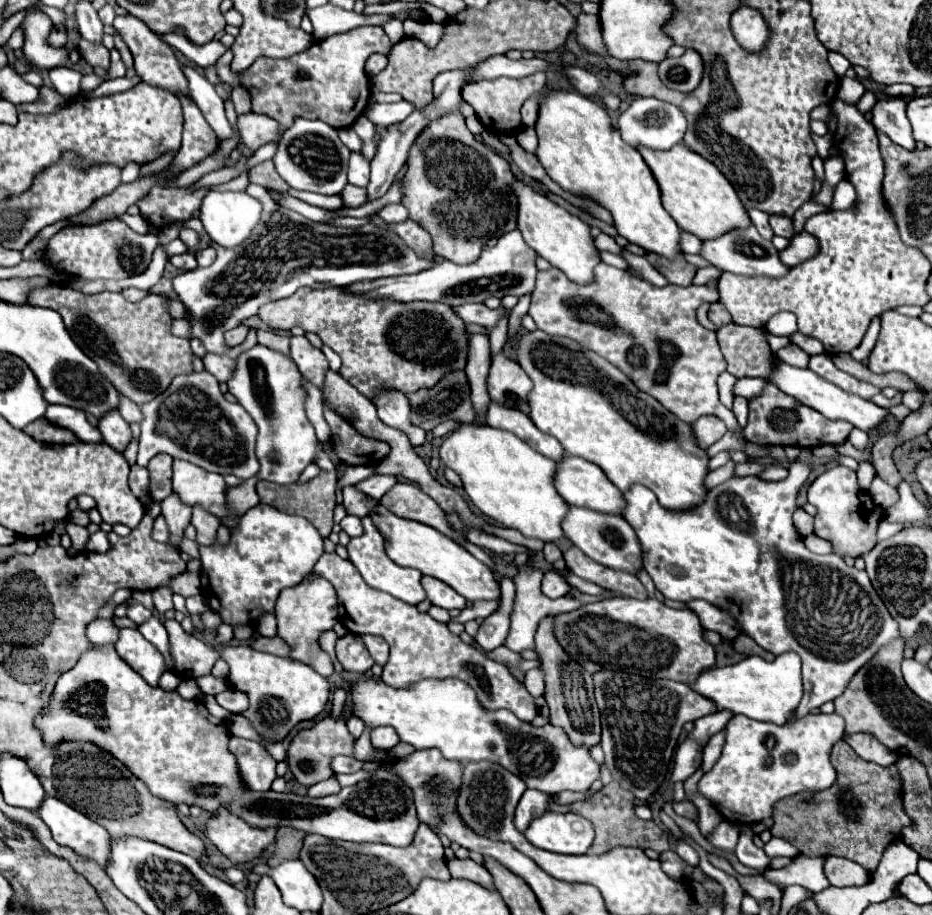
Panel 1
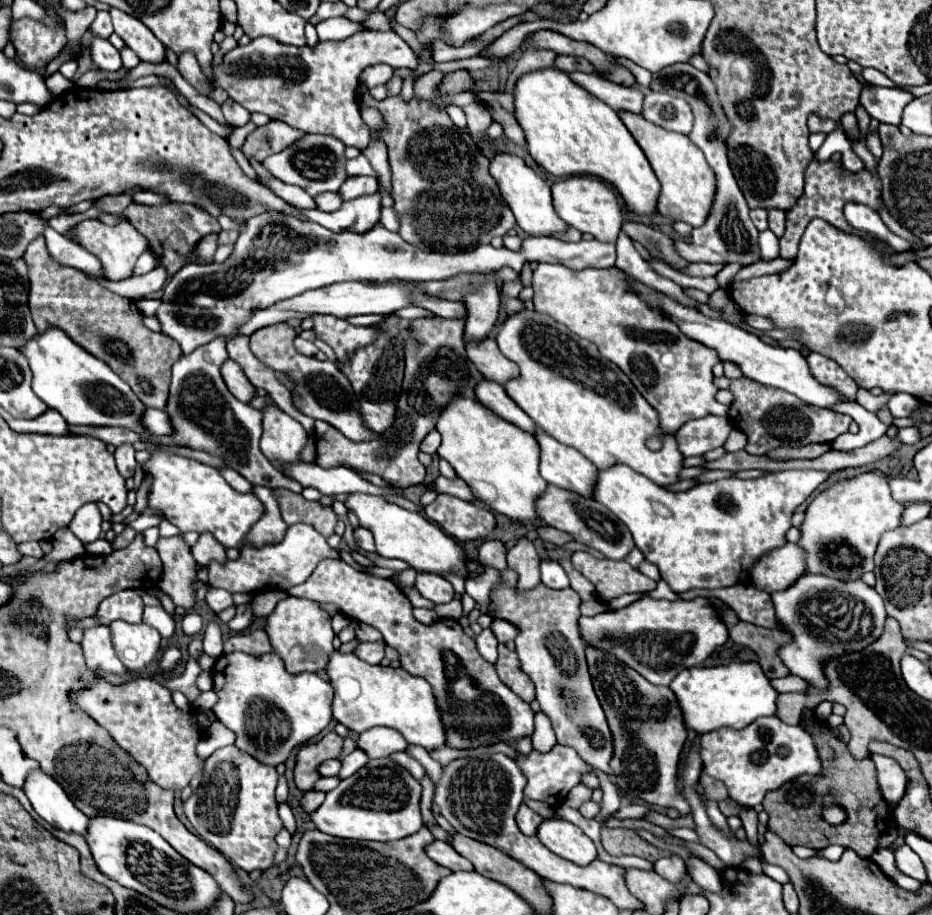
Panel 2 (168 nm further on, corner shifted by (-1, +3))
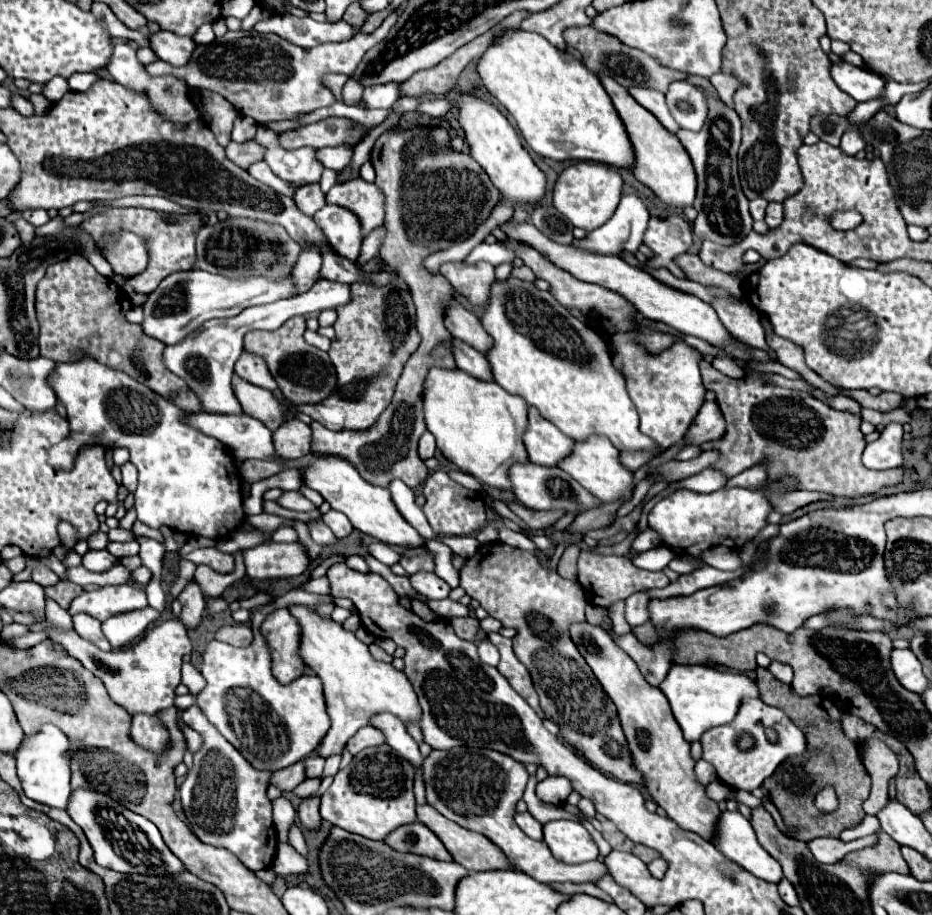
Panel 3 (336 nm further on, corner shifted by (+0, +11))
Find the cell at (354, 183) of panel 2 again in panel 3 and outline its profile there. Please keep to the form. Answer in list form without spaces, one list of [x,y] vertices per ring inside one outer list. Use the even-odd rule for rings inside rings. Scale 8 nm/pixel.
[[[361,177],[333,185],[327,193],[327,203],[351,209],[361,219],[365,235],[383,223],[383,191]]]

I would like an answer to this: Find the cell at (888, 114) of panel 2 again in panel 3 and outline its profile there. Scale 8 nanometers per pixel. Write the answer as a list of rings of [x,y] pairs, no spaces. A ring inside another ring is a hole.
[[[841,61],[831,67],[831,75],[835,83],[845,93],[849,93],[855,101],[871,101],[871,99],[883,97],[885,79],[871,71],[865,71],[865,69],[859,69]]]

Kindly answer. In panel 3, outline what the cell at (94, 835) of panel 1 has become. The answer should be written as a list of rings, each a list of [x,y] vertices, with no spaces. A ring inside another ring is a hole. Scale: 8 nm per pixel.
[[[43,725],[35,737],[25,737],[23,745],[15,753],[15,759],[17,759],[17,775],[29,799],[55,809],[67,809],[67,801],[71,797],[69,757],[65,755],[67,745],[69,739],[55,725]]]

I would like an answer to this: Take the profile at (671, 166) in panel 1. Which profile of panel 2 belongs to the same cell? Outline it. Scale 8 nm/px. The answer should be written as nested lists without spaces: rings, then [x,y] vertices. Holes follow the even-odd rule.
[[[630,111],[618,113],[622,123],[628,127],[640,149],[644,151],[646,159],[650,161],[662,189],[658,197],[658,213],[666,217],[668,221],[686,221],[692,227],[702,225],[704,217],[708,215],[708,209],[712,207],[712,193],[716,187],[716,177],[712,177],[712,169],[708,169],[708,163],[704,161],[704,155],[700,149],[686,137],[674,131],[666,131],[650,121],[646,121],[640,115],[634,115]]]

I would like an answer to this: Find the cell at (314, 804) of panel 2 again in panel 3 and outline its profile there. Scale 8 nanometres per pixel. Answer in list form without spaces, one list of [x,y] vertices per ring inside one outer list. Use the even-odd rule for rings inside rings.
[[[311,795],[311,797],[305,797],[299,805],[299,821],[309,827],[309,829],[317,829],[319,823],[321,823],[321,815],[319,815],[319,797],[317,795]]]

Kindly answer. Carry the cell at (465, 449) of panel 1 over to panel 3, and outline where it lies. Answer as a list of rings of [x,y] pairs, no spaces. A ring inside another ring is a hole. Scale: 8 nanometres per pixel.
[[[433,367],[425,379],[423,405],[427,429],[435,435],[437,447],[445,455],[445,459],[455,463],[461,471],[471,473],[483,485],[511,491],[511,481],[507,481],[507,469],[511,469],[515,461],[529,461],[527,449],[523,445],[523,433],[527,429],[527,403],[521,397],[507,393],[497,383],[485,383],[475,377],[469,377],[461,369],[449,371]]]

